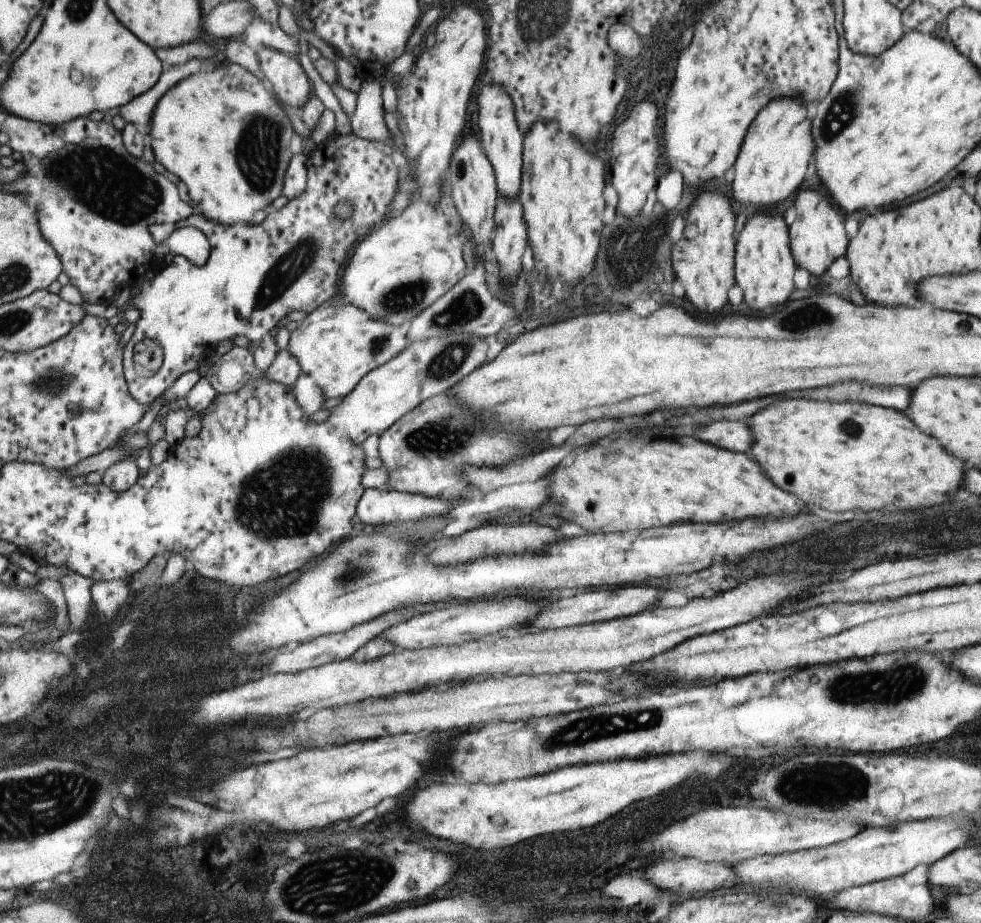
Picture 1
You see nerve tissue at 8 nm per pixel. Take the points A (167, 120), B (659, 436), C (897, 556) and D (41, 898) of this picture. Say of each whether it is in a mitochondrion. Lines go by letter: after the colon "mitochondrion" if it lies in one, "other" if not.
A: other
B: other
C: other
D: other

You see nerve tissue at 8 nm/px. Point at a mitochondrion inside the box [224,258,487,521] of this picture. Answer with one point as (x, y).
(443, 438)

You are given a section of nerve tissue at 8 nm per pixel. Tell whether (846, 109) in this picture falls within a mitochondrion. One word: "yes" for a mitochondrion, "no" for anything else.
yes

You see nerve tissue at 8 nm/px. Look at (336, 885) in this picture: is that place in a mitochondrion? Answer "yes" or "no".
yes

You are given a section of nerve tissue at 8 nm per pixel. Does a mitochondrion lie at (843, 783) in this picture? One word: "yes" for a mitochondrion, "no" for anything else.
yes

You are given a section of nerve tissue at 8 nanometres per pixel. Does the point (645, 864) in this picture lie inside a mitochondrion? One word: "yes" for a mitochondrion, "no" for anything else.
no

